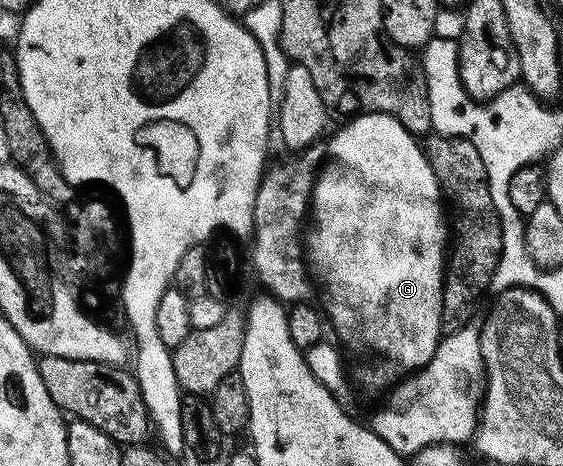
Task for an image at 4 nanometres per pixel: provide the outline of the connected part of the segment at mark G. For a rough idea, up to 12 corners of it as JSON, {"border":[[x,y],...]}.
{"border":[[352,117],[306,266],[372,387],[434,357],[446,223],[417,136]]}

